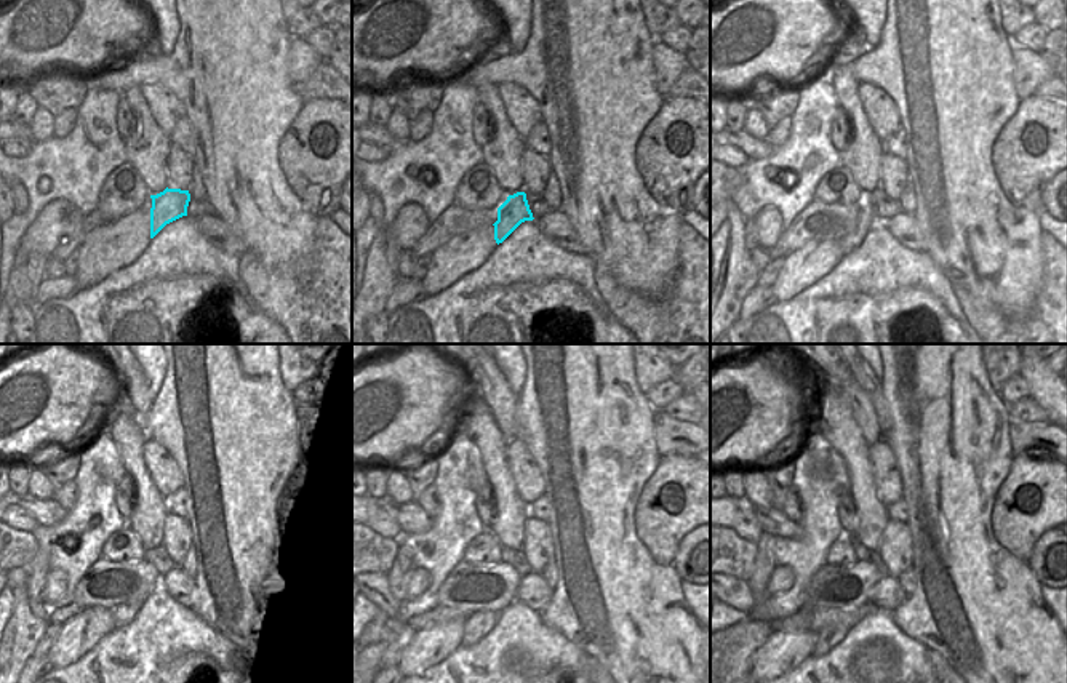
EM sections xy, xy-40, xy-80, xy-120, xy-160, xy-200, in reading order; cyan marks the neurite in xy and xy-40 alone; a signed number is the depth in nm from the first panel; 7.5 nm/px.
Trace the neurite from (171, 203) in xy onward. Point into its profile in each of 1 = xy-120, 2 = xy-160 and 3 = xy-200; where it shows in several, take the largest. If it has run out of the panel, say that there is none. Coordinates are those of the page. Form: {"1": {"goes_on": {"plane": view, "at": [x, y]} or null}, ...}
{"1": {"goes_on": {"plane": "xy-120", "at": [123, 615]}}, "2": {"goes_on": {"plane": "xy-160", "at": [479, 624]}}, "3": {"goes_on": {"plane": "xy-200", "at": [831, 635]}}}

